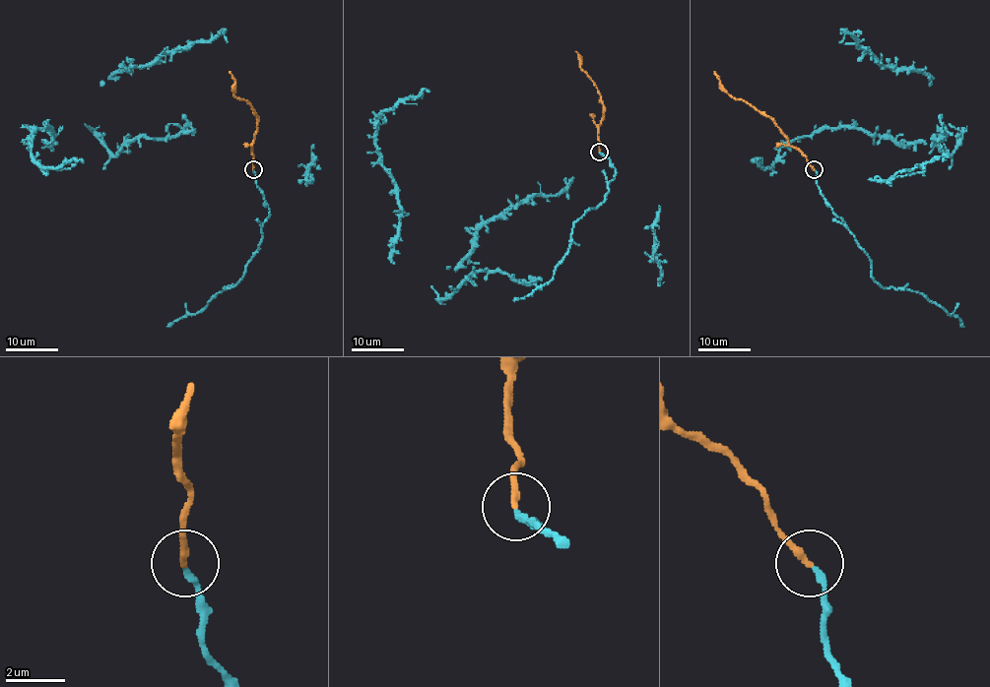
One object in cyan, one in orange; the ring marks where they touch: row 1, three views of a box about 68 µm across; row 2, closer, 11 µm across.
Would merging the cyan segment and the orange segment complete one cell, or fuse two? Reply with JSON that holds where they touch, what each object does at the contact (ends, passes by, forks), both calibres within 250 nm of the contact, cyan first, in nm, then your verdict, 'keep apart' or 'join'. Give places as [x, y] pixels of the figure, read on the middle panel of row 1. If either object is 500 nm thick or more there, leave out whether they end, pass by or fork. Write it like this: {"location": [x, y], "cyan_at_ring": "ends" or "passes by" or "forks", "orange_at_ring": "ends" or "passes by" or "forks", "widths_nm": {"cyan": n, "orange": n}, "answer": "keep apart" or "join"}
{"location": [599, 152], "cyan_at_ring": "ends", "orange_at_ring": "ends", "widths_nm": {"cyan": 220, "orange": 240}, "answer": "join"}

